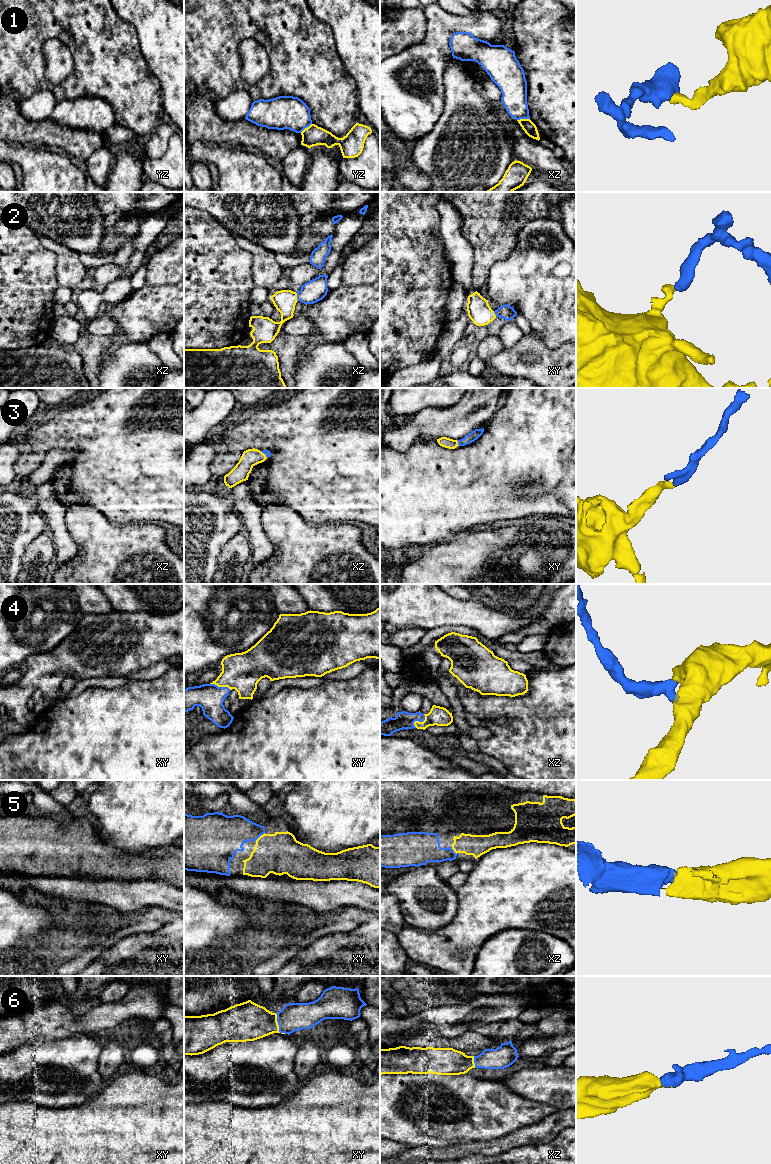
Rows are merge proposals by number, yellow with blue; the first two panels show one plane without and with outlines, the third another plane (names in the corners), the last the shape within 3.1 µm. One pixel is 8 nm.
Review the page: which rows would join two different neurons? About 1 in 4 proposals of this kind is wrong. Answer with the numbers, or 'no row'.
1

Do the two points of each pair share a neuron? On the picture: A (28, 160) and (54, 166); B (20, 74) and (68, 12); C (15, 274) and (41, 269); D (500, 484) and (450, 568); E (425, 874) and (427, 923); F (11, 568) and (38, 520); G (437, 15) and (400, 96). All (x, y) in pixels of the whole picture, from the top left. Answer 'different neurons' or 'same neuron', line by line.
A: same neuron
B: same neuron
C: same neuron
D: different neurons
E: same neuron
F: same neuron
G: same neuron

